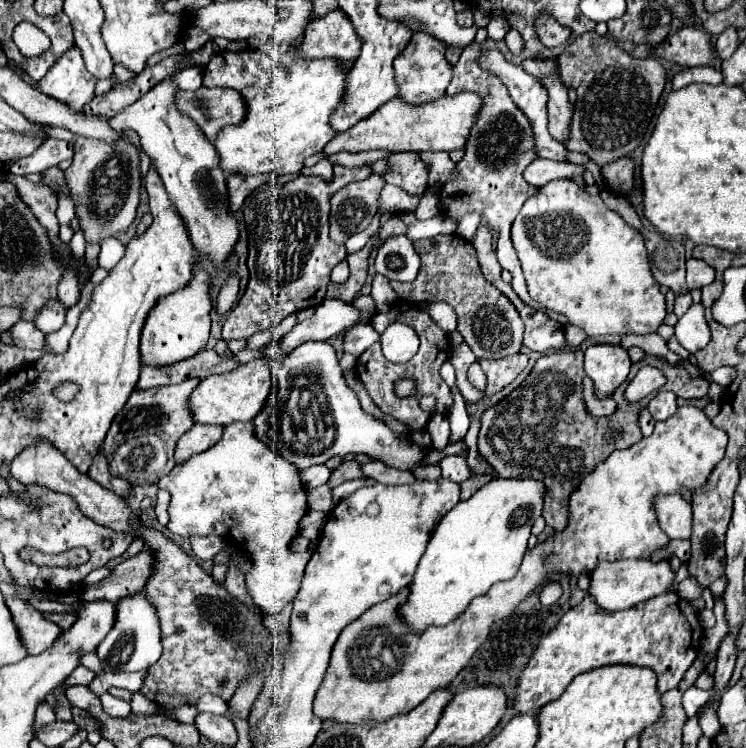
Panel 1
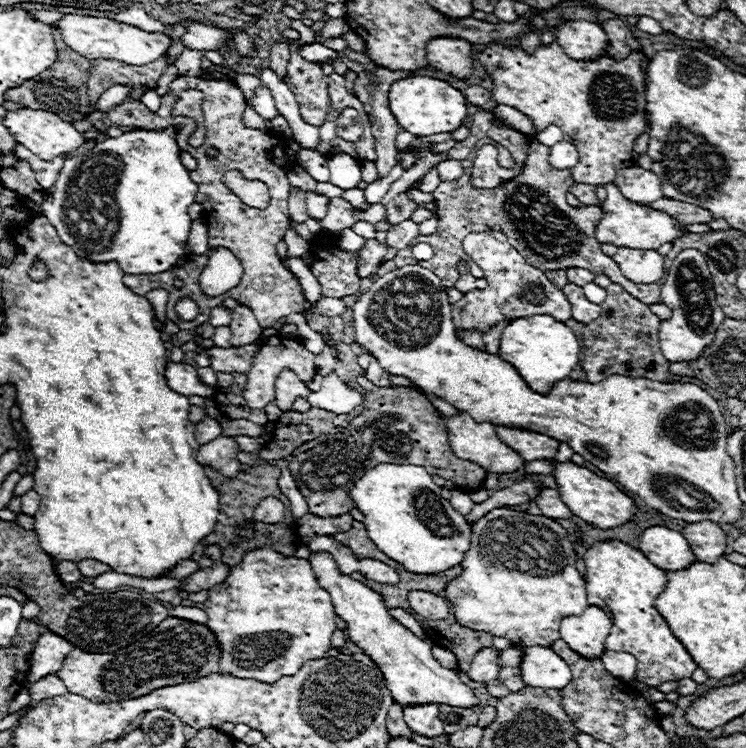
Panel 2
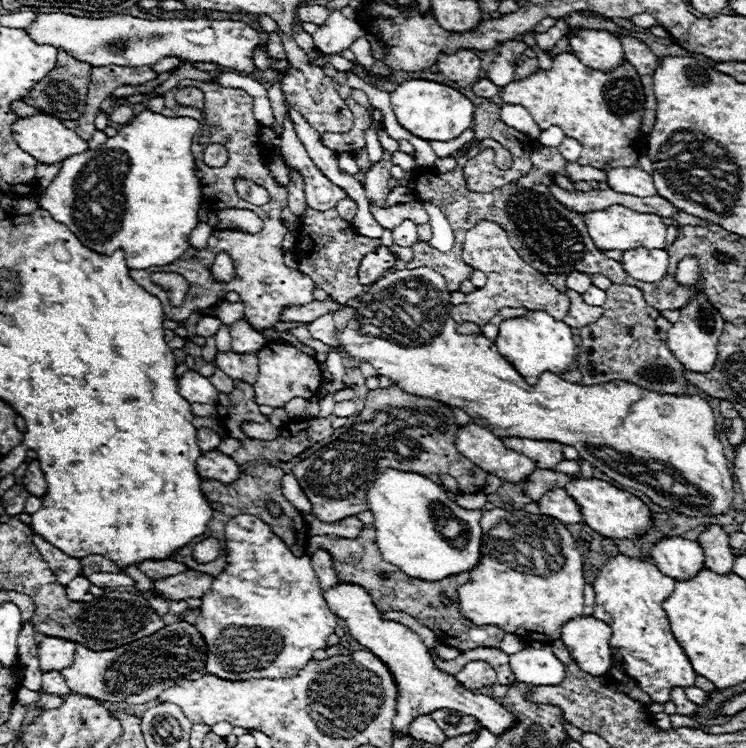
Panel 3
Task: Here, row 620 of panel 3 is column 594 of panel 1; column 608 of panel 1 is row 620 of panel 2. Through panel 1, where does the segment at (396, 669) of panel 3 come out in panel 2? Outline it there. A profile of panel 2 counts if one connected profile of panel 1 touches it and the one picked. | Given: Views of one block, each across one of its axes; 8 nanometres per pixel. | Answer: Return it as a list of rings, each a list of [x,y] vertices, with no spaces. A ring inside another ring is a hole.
[[[310,552],[308,562],[316,572],[320,586],[324,586],[324,590],[328,590],[332,596],[336,614],[348,624],[346,634],[358,648],[364,650],[366,656],[376,662],[376,666],[380,666],[386,686],[400,706],[410,706],[412,702],[440,702],[458,708],[472,708],[478,702],[472,690],[460,682],[456,672],[438,664],[438,660],[432,656],[432,644],[428,640],[414,636],[386,612],[384,600],[378,592],[346,574],[340,574],[334,558],[328,552]]]

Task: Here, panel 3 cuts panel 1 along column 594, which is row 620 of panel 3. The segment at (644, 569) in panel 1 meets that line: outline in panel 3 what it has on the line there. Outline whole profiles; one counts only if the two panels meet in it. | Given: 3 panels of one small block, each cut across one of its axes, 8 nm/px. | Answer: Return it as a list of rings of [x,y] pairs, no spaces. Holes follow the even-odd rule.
[[[580,616],[562,626],[560,640],[584,672],[600,676],[610,670],[610,636],[612,628],[606,622],[594,616]]]

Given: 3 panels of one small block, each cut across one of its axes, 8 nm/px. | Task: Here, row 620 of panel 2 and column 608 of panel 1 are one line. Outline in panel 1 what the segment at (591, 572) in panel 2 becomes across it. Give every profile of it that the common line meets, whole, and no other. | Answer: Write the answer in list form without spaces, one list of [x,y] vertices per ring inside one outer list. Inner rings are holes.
[[[676,592],[654,596],[628,610],[606,612],[594,604],[590,596],[576,608],[570,608],[548,636],[540,638],[536,652],[532,652],[526,668],[518,676],[514,692],[514,708],[518,714],[540,710],[548,702],[556,700],[574,676],[610,666],[646,666],[658,676],[658,692],[664,694],[682,680],[684,672],[694,662],[702,642],[702,626],[698,612],[688,600],[682,600]]]

